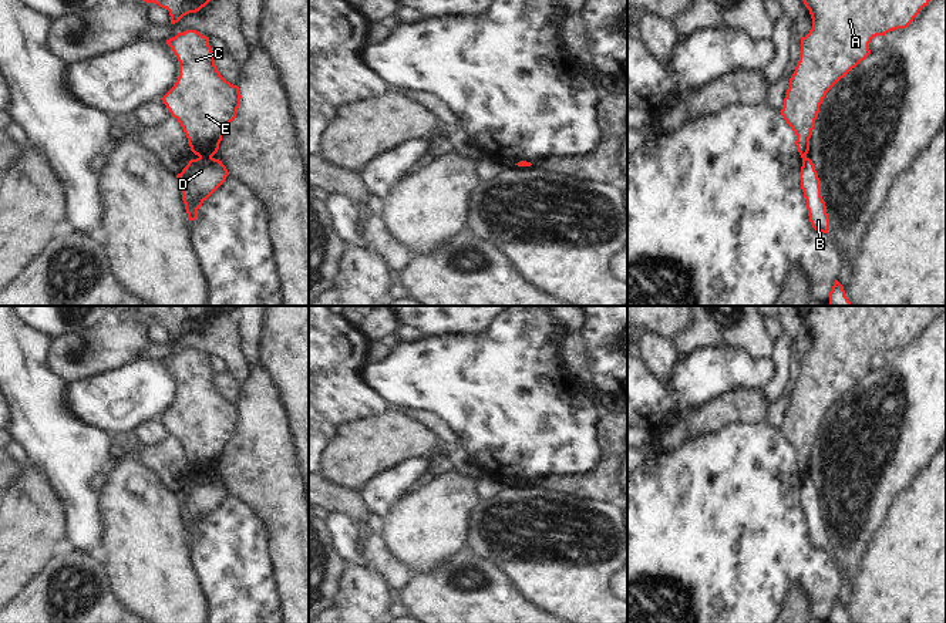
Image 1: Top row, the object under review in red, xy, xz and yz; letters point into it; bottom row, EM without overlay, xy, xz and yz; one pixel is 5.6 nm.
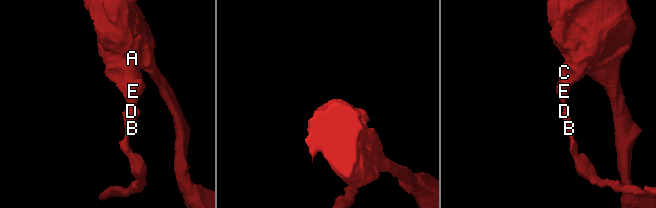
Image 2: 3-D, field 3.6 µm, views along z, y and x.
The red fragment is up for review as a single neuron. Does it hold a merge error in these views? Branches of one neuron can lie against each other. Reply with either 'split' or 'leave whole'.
split

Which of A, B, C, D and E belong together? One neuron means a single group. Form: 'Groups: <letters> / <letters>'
Groups: A C E / B D.

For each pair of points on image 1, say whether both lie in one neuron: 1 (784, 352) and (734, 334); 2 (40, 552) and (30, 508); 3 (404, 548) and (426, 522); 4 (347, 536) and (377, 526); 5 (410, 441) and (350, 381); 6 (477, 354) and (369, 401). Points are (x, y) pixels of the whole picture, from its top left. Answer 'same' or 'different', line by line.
1: different
2: same
3: same
4: different
5: different
6: different

